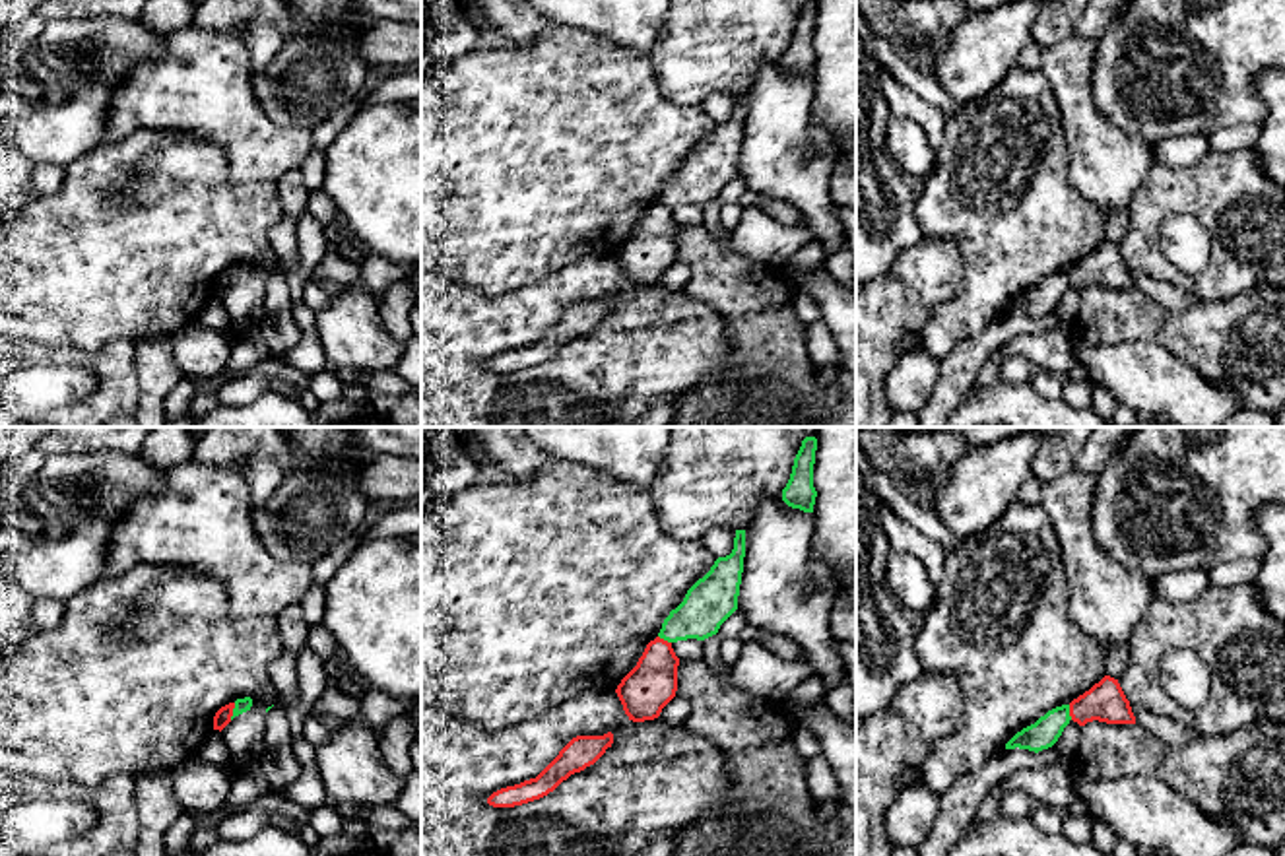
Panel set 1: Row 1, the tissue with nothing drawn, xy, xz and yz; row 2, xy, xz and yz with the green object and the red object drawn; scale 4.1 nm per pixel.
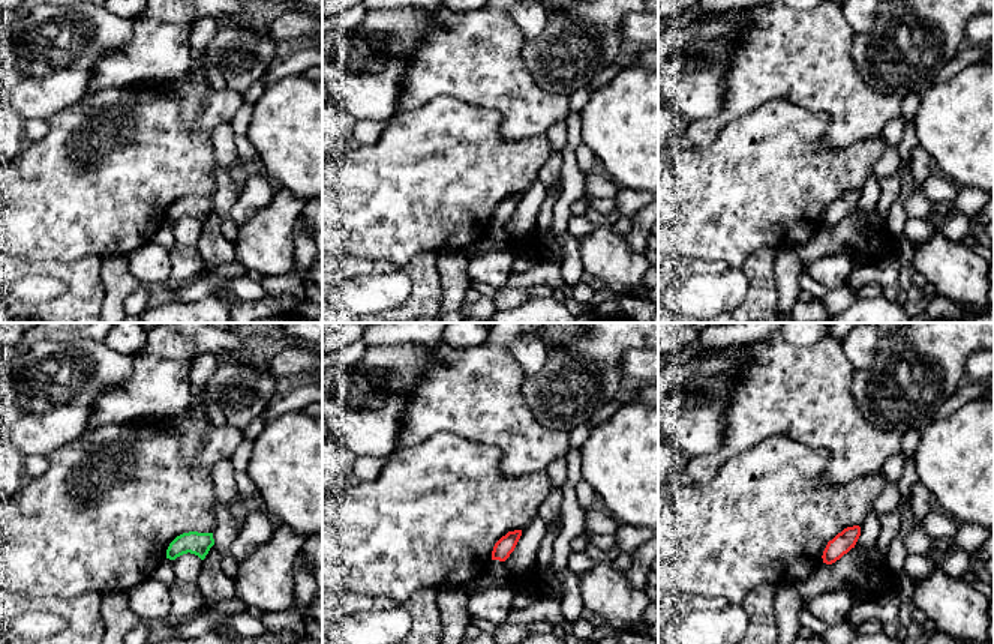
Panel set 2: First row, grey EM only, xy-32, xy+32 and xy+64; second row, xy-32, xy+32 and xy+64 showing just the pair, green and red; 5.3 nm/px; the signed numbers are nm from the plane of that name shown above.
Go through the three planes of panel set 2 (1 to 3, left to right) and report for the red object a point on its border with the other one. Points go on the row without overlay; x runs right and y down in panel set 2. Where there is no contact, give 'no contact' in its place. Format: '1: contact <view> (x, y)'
1: no contact
2: no contact
3: no contact

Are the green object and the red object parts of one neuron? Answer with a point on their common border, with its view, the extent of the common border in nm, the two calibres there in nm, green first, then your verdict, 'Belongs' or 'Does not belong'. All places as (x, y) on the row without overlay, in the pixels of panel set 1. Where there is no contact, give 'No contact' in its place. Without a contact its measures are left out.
Touches green at xy (233, 276). Shared border 80 nm. Thickness 60 nm (green) against 70 nm. Does not belong

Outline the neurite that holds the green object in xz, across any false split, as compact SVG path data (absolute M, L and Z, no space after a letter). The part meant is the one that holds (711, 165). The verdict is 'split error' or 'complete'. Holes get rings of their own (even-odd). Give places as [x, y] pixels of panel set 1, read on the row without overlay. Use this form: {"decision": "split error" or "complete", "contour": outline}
{"decision": "complete", "contour": "M736 95L732 118L718 122L710 136L687 155L683 167L664 184L658 202L677 208L716 200L738 175L743 122L745 95Z"}

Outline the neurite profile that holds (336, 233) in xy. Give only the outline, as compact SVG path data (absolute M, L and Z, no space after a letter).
M342 221L330 225L324 231L328 241L332 241L346 258L349 258L355 264L363 262L367 250L357 241L351 239Z

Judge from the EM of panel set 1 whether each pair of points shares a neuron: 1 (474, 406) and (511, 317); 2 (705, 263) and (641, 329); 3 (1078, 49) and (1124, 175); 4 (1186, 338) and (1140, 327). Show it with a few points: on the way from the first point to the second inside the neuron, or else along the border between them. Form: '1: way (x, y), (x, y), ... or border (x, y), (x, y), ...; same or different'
1: way (474, 385), (474, 354), (490, 338); same
2: border (697, 299), (705, 301), (721, 317), (726, 334); different
3: way (1078, 80), (1078, 109), (1093, 144); same
4: way (1175, 330), (1152, 327); same

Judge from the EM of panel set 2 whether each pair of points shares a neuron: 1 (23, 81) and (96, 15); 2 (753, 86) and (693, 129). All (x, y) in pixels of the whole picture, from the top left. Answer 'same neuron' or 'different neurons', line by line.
1: same neuron
2: same neuron

